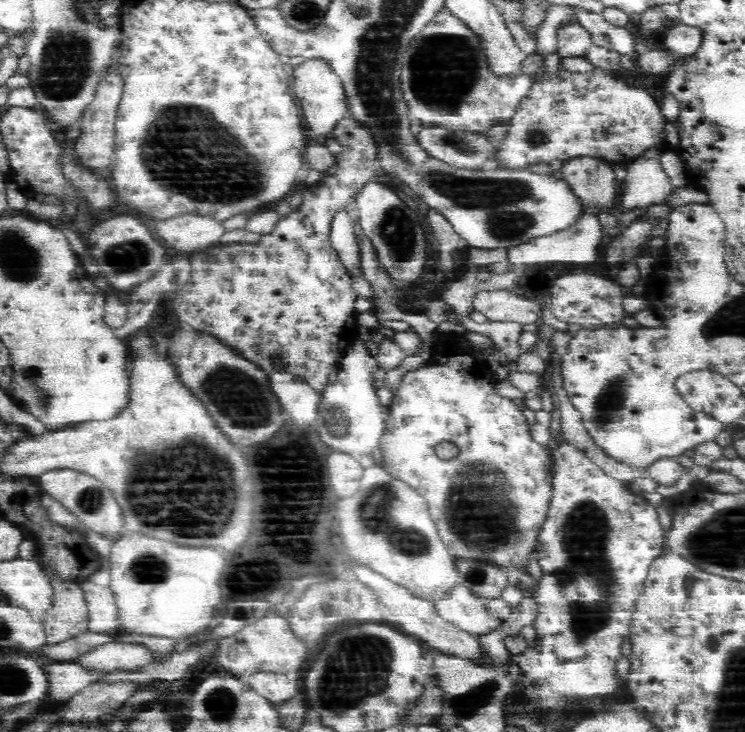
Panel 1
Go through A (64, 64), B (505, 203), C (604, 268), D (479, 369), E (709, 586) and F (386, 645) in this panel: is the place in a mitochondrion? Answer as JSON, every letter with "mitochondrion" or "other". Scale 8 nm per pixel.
{"A":"mitochondrion","B":"mitochondrion","C":"other","D":"other","E":"other","F":"mitochondrion"}

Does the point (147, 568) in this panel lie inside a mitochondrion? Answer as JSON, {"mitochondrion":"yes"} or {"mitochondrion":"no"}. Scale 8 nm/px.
{"mitochondrion":"yes"}

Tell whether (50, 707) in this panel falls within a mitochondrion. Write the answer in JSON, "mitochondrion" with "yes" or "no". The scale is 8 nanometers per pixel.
{"mitochondrion":"no"}

